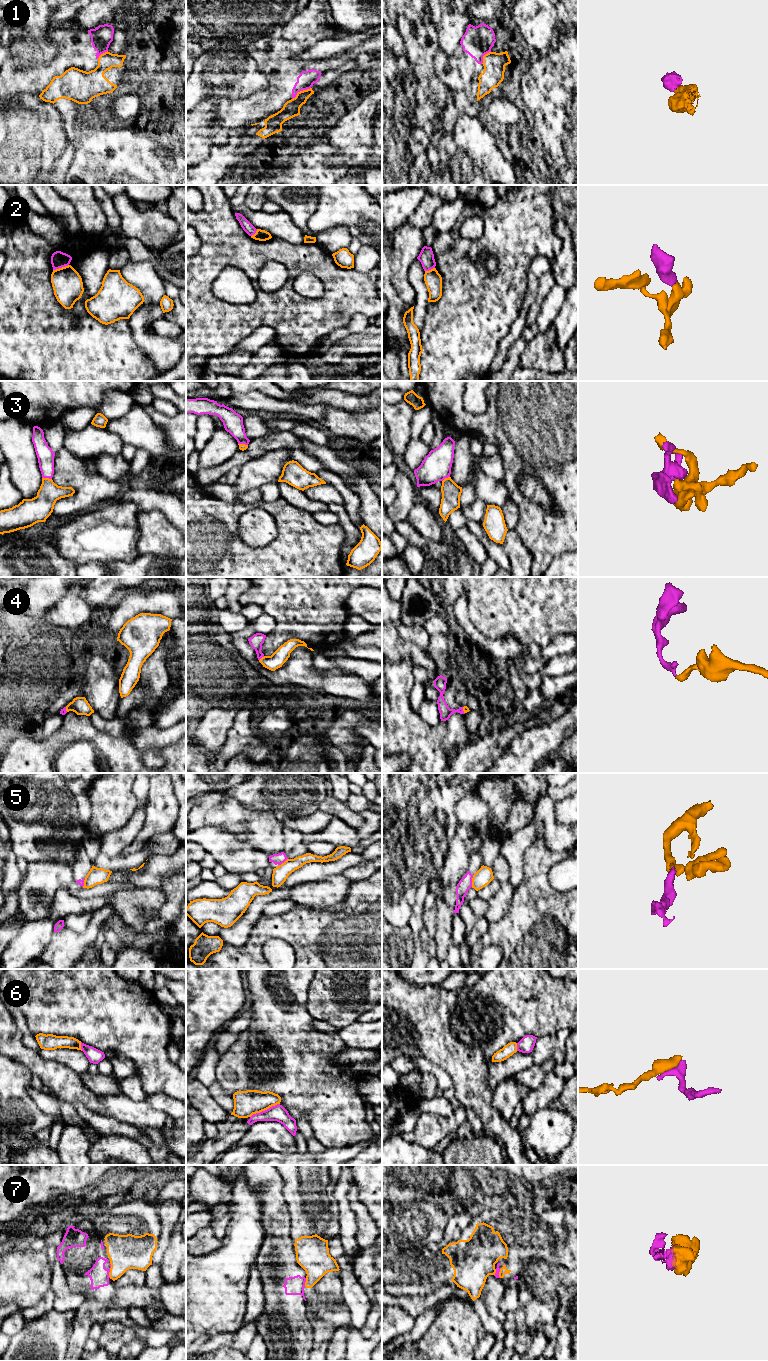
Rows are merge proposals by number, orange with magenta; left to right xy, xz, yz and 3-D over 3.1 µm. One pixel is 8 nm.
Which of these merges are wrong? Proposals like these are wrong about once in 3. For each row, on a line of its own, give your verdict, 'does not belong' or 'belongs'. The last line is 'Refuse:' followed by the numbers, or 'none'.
1: does not belong
2: belongs
3: belongs
4: belongs
5: does not belong
6: belongs
7: does not belong
Refuse: 1, 5, 7

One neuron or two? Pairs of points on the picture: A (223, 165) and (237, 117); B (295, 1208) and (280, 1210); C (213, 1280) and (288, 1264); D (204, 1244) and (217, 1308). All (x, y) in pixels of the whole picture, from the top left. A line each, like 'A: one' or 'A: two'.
A: two
B: two
C: two
D: two

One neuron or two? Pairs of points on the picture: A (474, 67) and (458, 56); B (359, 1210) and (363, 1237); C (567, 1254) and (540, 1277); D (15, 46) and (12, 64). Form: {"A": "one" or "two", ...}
{"A": "one", "B": "one", "C": "two", "D": "two"}

